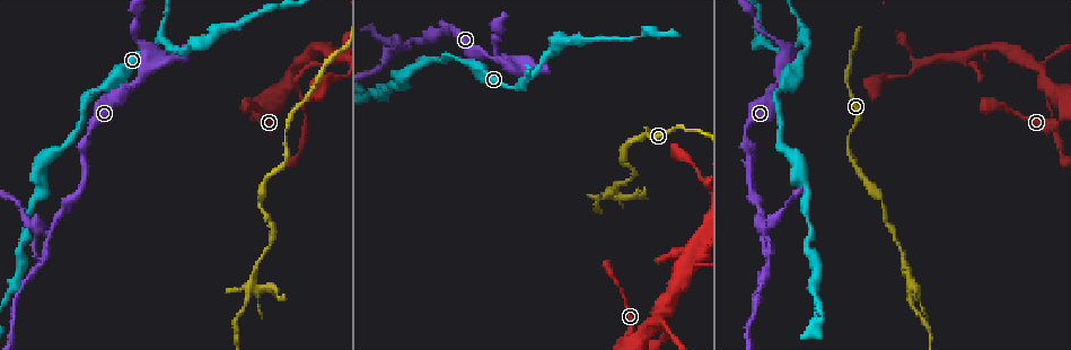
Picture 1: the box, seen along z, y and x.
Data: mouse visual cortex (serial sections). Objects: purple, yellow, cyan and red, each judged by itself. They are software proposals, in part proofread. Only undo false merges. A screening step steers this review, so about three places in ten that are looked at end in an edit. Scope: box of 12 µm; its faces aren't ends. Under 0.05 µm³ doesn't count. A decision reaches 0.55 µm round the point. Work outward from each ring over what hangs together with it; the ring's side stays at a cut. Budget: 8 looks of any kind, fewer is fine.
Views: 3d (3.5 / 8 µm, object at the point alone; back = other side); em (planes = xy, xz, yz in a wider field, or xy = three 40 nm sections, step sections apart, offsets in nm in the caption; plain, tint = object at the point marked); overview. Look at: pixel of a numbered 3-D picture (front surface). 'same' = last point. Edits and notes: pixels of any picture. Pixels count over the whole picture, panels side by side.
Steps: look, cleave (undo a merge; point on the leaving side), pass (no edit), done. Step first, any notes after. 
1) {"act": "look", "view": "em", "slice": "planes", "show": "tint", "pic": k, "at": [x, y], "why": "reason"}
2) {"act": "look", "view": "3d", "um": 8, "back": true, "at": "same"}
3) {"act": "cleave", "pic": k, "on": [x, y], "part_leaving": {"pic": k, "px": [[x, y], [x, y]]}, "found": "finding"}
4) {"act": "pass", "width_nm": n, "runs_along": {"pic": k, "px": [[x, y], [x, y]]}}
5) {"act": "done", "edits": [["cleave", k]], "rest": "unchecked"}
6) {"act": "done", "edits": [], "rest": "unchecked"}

{"act": "look", "view": "3d", "um": 3.5, "pic": 1, "at": [1044, 84], "why": "abrupt turn"}

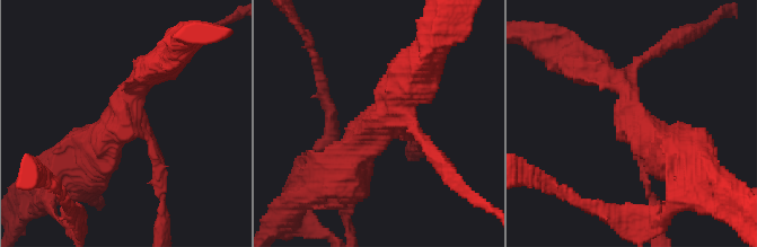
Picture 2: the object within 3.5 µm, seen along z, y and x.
{"act": "look", "view": "em", "slice": "xy", "step": 2, "show": "tint", "pic": 2, "at": [636, 124]}

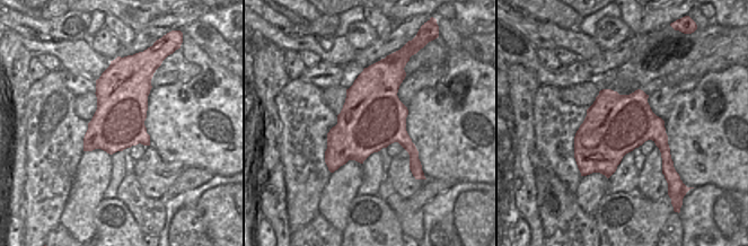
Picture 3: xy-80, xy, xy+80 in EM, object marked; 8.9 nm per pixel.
{"act": "pass", "arms": 3, "runs_along": {"pic": 2, "px": [[687, 153], [647, 137], [597, 71]]}, "found": "continuous, no second cell"}

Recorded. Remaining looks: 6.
{"act": "look", "view": "3d", "um": 3.5, "back": true, "pic": 1, "at": [912, 287], "why": "sharp bend"}

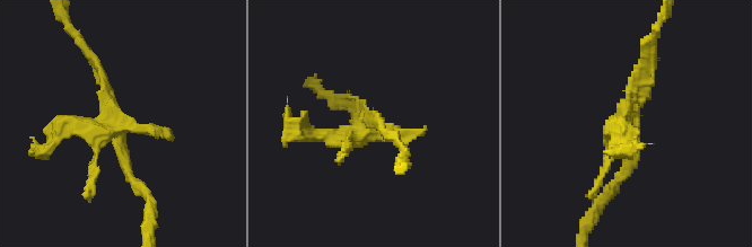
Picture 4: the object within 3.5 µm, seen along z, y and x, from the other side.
{"act": "look", "view": "em", "slice": "xy", "step": 1, "show": "tint", "pic": 4, "at": [120, 127], "why": "need the tissue"}

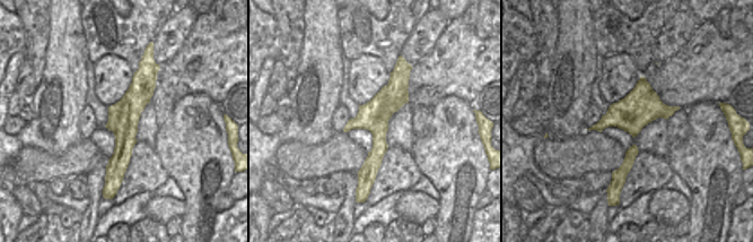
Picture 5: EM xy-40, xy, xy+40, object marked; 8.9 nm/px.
{"act": "cleave", "pic": 4, "on": [608, 156], "found": "a second cell is stuck on"}

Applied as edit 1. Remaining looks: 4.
{"act": "look", "view": "3d", "um": 3.5, "pic": 1, "at": [50, 235], "why": "side arm on a straight run"}

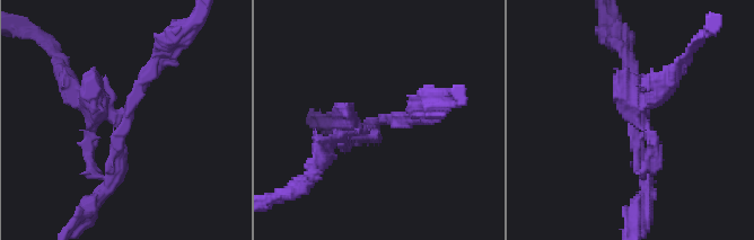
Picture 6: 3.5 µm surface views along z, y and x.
{"act": "look", "view": "em", "slice": "xy", "step": 3, "show": "tint", "pic": 6, "at": [377, 121]}

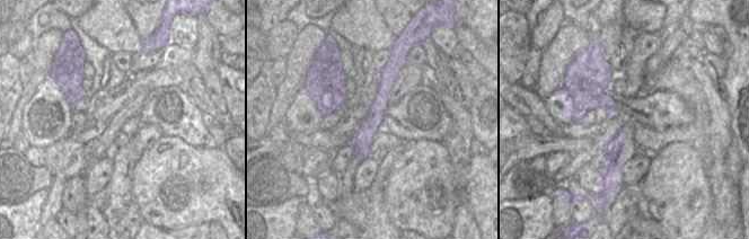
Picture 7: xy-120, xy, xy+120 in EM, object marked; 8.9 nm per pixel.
{"act": "cleave", "pic": 6, "on": [640, 105], "part_leaving": {"pic": 6, "px": [[637, 124], [637, 106], [690, 54]]}, "found": "a second cell is stuck on"}

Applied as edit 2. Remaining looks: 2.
{"act": "done", "edits": [["cleave", 4], ["cleave", 6]], "rest": "unchecked"}

